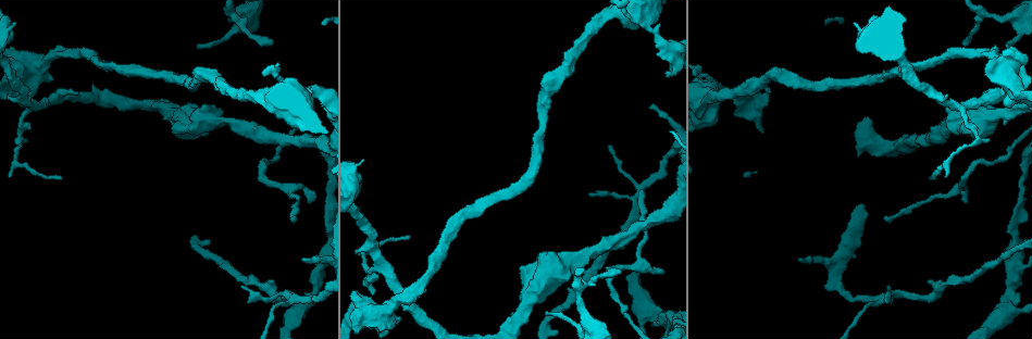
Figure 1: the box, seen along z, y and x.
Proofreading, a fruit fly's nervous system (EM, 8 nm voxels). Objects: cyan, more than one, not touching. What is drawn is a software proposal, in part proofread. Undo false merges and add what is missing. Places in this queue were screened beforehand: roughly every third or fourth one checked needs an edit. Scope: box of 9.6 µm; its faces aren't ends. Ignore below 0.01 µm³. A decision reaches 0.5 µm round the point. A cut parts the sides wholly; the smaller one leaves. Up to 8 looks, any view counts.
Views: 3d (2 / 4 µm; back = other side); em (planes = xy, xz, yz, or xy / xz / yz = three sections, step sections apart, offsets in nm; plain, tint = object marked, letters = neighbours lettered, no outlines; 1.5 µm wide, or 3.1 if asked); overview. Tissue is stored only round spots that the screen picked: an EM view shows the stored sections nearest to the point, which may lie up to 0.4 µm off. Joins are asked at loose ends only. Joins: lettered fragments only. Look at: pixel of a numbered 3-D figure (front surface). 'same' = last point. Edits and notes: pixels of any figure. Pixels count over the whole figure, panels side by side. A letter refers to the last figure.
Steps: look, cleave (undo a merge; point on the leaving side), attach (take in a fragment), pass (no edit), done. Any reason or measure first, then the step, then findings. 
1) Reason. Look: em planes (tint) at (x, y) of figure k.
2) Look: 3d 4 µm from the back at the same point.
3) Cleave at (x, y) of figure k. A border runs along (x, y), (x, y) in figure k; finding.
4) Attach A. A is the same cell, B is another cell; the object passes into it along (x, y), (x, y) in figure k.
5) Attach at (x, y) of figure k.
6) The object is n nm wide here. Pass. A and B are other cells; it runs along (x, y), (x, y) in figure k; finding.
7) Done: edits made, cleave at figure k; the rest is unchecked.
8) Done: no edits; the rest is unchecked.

Stops while still wide. Look: em xz step 8 (tint) at (171, 128) of figure 1.

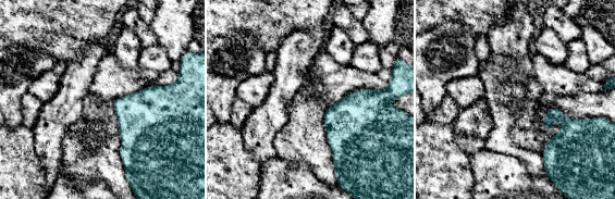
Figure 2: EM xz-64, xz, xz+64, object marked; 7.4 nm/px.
Another direction. Look: em planes (letters) at the same point.

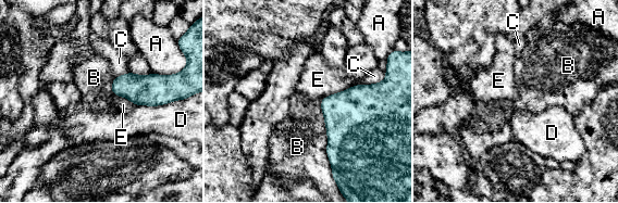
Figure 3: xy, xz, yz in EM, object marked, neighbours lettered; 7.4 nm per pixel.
Pass. A, B, C, D and E are other cells; a border runs along (320, 99), (326, 156), (333, 173) in figure 3; none of them fits.

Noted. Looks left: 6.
Tapers out. Look: em planes (letters) at (545, 313) of figure 1.

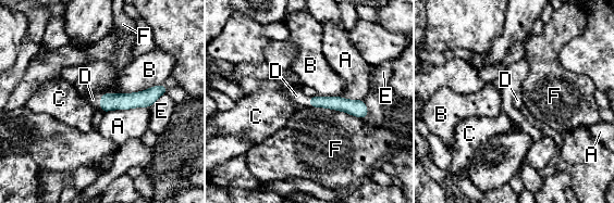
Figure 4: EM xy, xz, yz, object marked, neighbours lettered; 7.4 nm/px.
Attach at (93, 99) of figure 4. D is the same cell, A, B, C, E and F are other cells; it goes on there.

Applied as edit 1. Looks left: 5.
An open end. Look: 3d 2 µm at (619, 272) of figure 1.

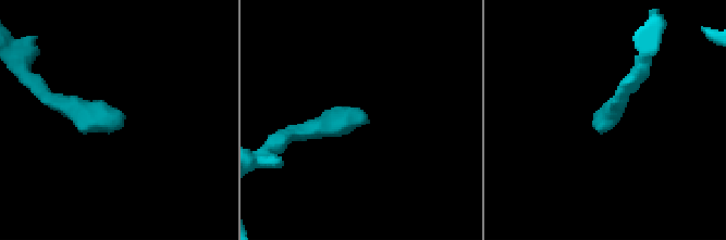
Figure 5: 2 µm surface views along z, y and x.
Look: em planes (letters) at (363, 112) of figure 5.

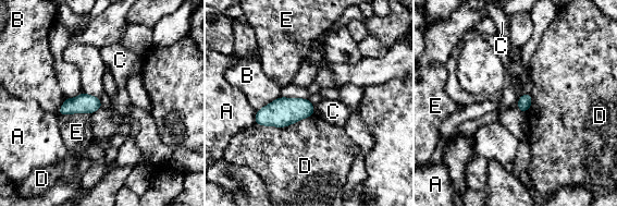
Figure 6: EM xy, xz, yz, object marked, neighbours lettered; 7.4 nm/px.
Pass. A, B, C, D and E are other cells; a border runs along (313, 105), (316, 112) in figure 6; no lettered fragment goes on from it.

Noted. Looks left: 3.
Done: edits made, attach at figure 4; the rest is unchecked.

